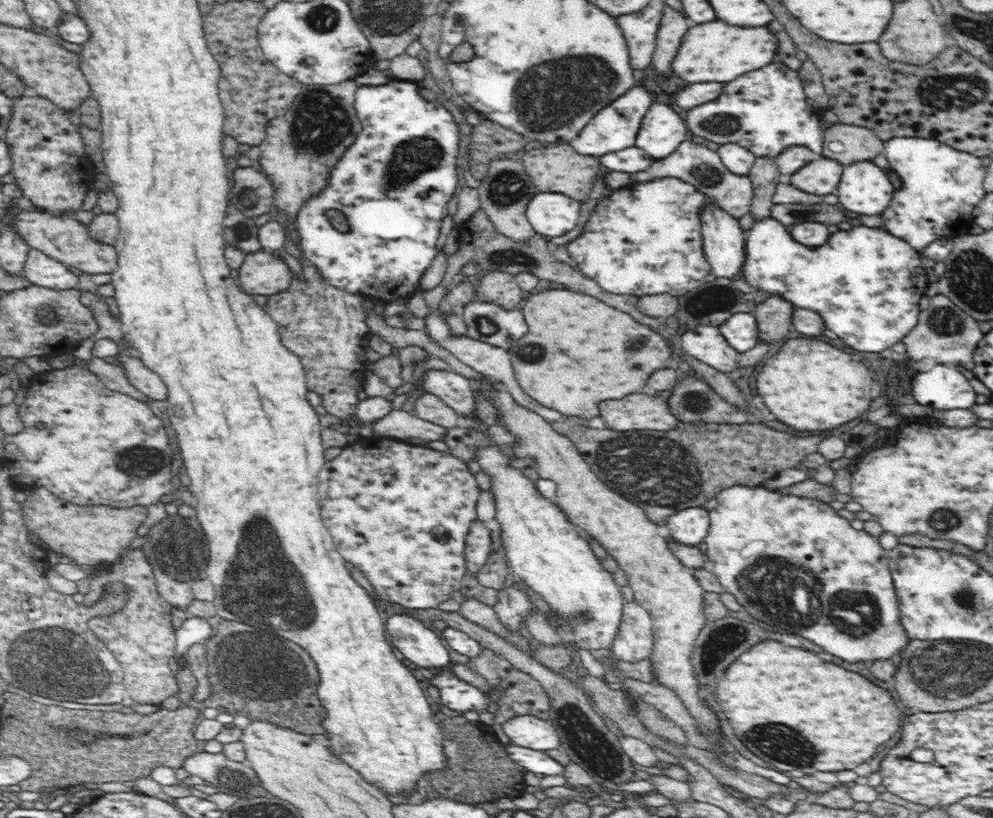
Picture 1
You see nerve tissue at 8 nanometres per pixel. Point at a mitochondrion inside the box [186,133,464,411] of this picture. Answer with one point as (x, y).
(411, 159)

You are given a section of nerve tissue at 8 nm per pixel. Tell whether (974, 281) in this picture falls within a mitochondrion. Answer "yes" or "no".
yes

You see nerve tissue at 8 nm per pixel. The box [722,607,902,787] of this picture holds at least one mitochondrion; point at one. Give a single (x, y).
(783, 744)

